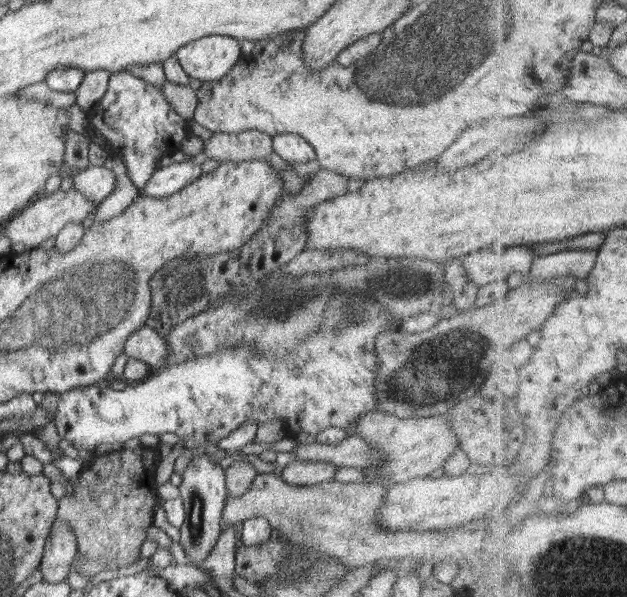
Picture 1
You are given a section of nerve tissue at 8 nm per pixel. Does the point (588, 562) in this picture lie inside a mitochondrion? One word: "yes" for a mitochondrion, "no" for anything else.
yes

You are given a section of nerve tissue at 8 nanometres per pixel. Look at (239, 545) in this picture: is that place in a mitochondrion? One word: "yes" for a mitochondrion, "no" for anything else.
no

